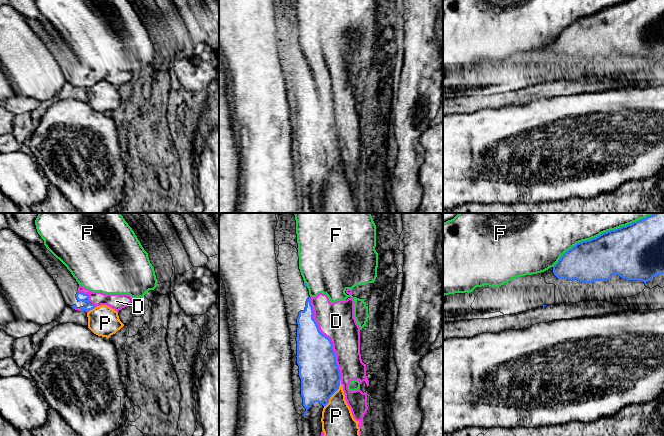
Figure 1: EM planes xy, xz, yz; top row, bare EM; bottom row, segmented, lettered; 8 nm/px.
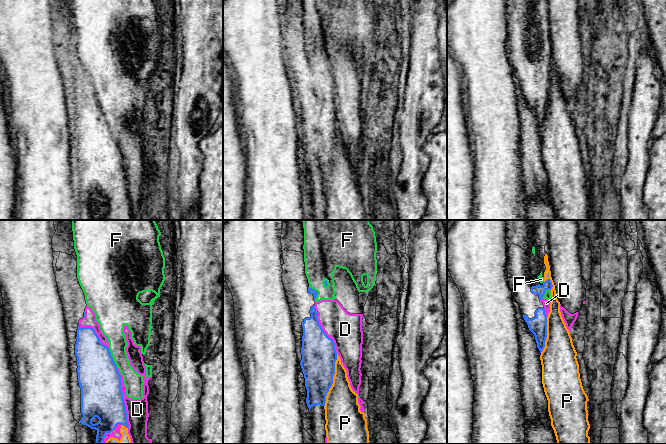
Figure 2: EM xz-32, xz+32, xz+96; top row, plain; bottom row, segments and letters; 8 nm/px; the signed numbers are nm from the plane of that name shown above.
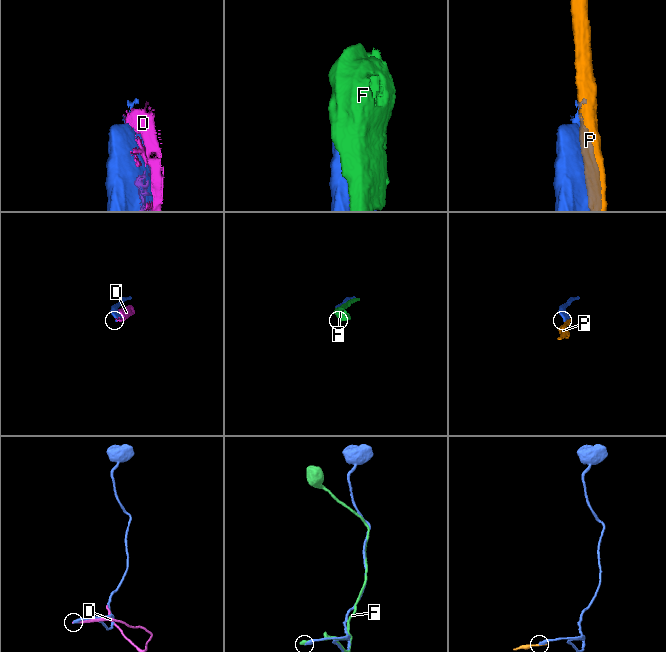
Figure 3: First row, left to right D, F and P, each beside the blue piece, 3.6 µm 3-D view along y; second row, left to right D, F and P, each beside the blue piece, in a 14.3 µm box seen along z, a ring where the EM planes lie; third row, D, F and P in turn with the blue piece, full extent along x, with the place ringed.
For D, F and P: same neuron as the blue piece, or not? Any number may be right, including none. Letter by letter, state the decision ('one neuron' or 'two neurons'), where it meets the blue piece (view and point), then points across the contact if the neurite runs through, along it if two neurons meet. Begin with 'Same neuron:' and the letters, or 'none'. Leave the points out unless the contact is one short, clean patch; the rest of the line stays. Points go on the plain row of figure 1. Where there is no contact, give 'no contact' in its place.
Same neuron: none
D: two neurons; meets blue in xz at (328, 114)
F: two neurons; meets blue in yz at (590, 15)
P: two neurons; meets blue in xz at (334, 168)

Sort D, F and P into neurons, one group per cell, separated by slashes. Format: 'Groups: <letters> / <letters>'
Groups: D P / F

